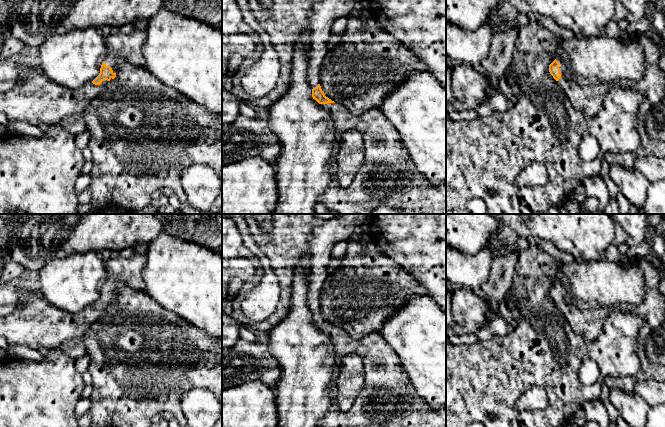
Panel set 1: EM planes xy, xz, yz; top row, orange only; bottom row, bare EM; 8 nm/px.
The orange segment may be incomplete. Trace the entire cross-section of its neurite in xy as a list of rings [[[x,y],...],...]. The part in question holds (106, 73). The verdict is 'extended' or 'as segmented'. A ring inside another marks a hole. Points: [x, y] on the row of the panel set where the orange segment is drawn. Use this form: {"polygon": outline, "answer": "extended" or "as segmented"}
{"polygon": [[[143,26],[137,27],[129,34],[118,32],[105,38],[107,56],[101,65],[99,75],[86,83],[79,91],[78,97],[84,102],[90,102],[101,93],[108,81],[116,77],[117,62],[124,60],[146,69],[146,62],[142,53],[142,45],[146,39],[146,30]]], "answer": "extended"}

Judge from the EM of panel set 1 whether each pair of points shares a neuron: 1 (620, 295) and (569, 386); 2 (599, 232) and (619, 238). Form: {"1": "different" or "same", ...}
{"1": "different", "2": "different"}

